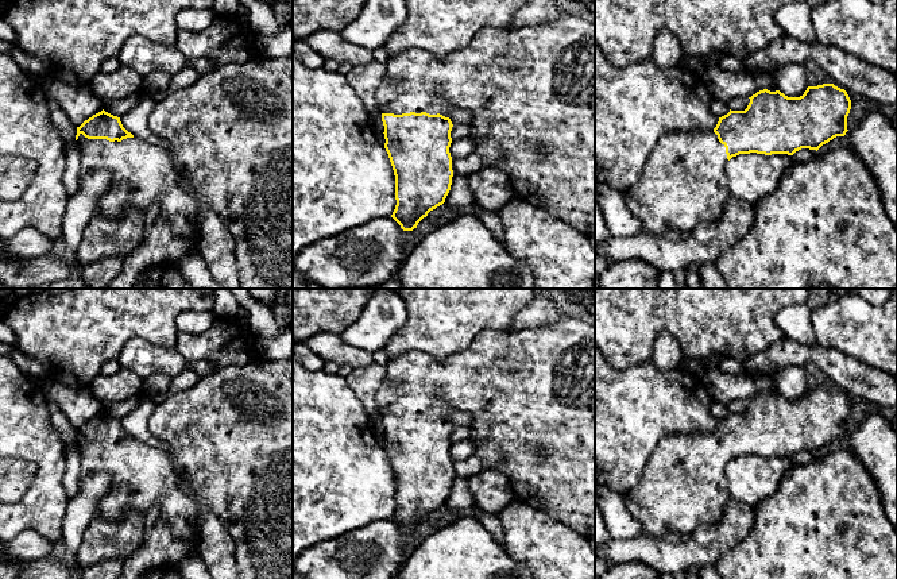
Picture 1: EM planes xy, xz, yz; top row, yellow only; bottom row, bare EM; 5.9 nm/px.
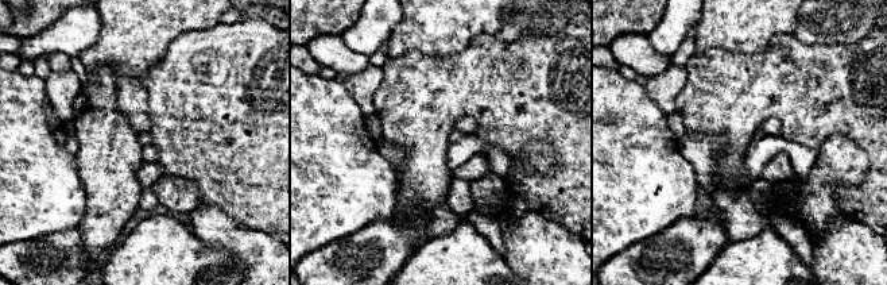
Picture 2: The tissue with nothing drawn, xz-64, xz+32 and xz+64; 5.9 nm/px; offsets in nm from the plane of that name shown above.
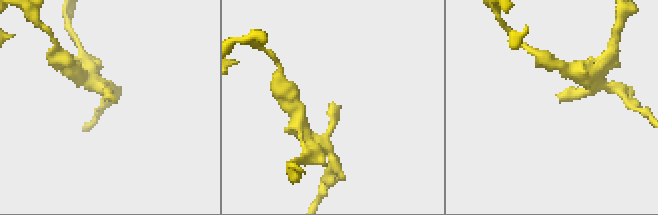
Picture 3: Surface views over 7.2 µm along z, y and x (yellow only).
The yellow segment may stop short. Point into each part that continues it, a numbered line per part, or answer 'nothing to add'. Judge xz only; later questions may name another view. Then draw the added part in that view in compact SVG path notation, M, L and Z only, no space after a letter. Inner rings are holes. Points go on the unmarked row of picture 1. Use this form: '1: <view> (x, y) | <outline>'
1: xz (530, 393) | M565 317L553 324L523 327L515 332L486 329L476 335L471 346L444 360L436 359L421 351L410 351L398 358L390 358L386 364L386 379L376 393L376 408L382 416L421 416L442 417L449 420L451 412L469 414L473 421L468 426L469 436L478 441L476 455L483 459L487 470L500 471L509 479L517 499L548 514L553 520L569 526L577 533L595 537L595 327L573 317Z

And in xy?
1: xy (229, 436) | M258 356L244 366L229 364L217 368L200 378L193 387L167 397L162 404L156 405L150 416L148 426L151 433L166 445L165 448L151 447L135 439L121 444L109 444L107 441L88 441L80 436L77 441L81 453L80 476L109 474L112 478L111 490L97 503L96 517L117 520L131 510L146 514L151 507L156 506L159 509L158 518L163 520L175 536L186 540L198 540L198 528L194 520L200 514L200 506L206 505L220 518L235 541L239 579L293 579L293 358L270 360Z

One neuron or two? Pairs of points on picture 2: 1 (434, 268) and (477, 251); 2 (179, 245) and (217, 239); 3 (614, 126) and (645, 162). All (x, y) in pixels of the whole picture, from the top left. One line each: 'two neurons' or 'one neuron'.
1: one neuron
2: two neurons
3: one neuron

